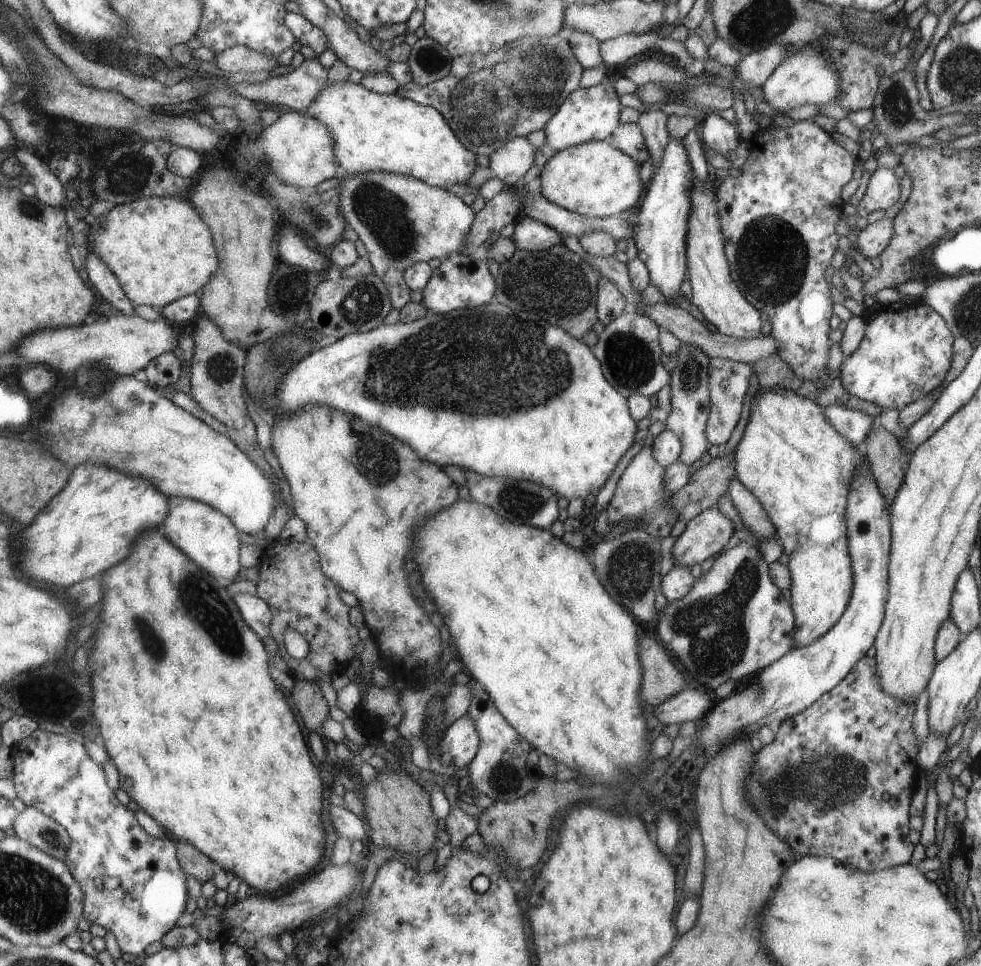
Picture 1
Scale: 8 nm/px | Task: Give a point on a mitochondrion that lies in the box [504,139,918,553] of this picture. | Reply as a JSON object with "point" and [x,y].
{"point":[770,256]}

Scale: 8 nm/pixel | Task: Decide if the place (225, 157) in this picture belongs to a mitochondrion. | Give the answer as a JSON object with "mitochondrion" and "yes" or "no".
{"mitochondrion":"no"}

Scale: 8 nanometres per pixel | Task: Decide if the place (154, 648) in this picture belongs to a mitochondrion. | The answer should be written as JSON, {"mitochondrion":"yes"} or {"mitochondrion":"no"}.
{"mitochondrion":"yes"}

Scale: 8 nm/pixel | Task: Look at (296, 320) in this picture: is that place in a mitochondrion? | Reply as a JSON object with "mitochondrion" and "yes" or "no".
{"mitochondrion":"no"}

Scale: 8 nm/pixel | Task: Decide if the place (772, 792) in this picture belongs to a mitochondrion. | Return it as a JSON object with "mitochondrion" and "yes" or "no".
{"mitochondrion":"yes"}

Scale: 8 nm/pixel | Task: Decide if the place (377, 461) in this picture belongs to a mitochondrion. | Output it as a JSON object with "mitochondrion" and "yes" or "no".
{"mitochondrion":"yes"}

